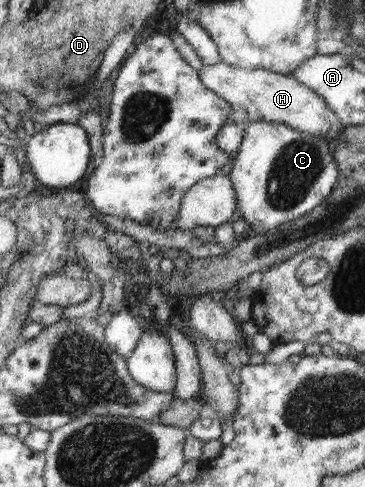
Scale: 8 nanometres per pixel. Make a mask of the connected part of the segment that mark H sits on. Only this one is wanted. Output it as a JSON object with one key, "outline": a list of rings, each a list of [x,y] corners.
{"outline":[[[222,61],[217,64],[205,65],[198,70],[201,82],[218,97],[227,101],[232,108],[243,108],[246,115],[246,122],[277,122],[293,127],[299,132],[317,136],[323,140],[334,143],[340,136],[340,132],[344,128],[340,123],[339,117],[333,112],[316,92],[295,80],[291,75],[279,74],[265,69],[241,69]]]}

